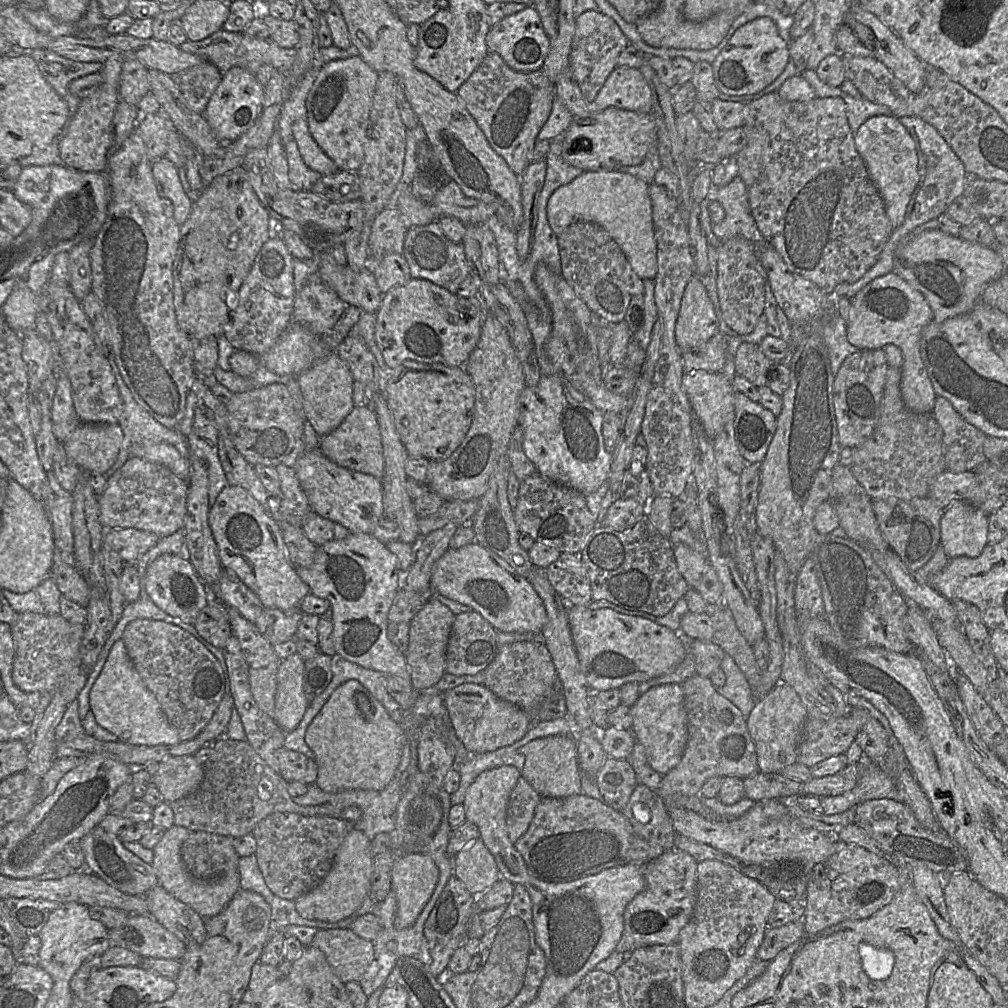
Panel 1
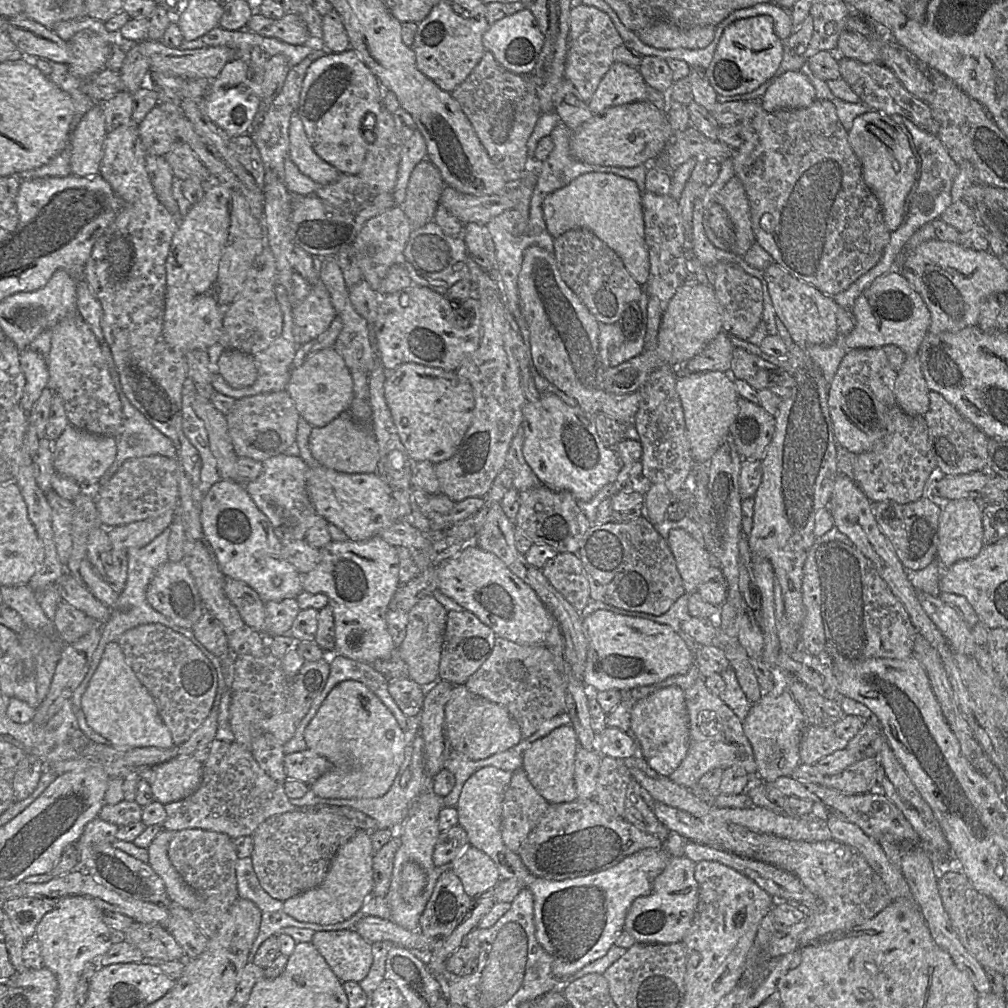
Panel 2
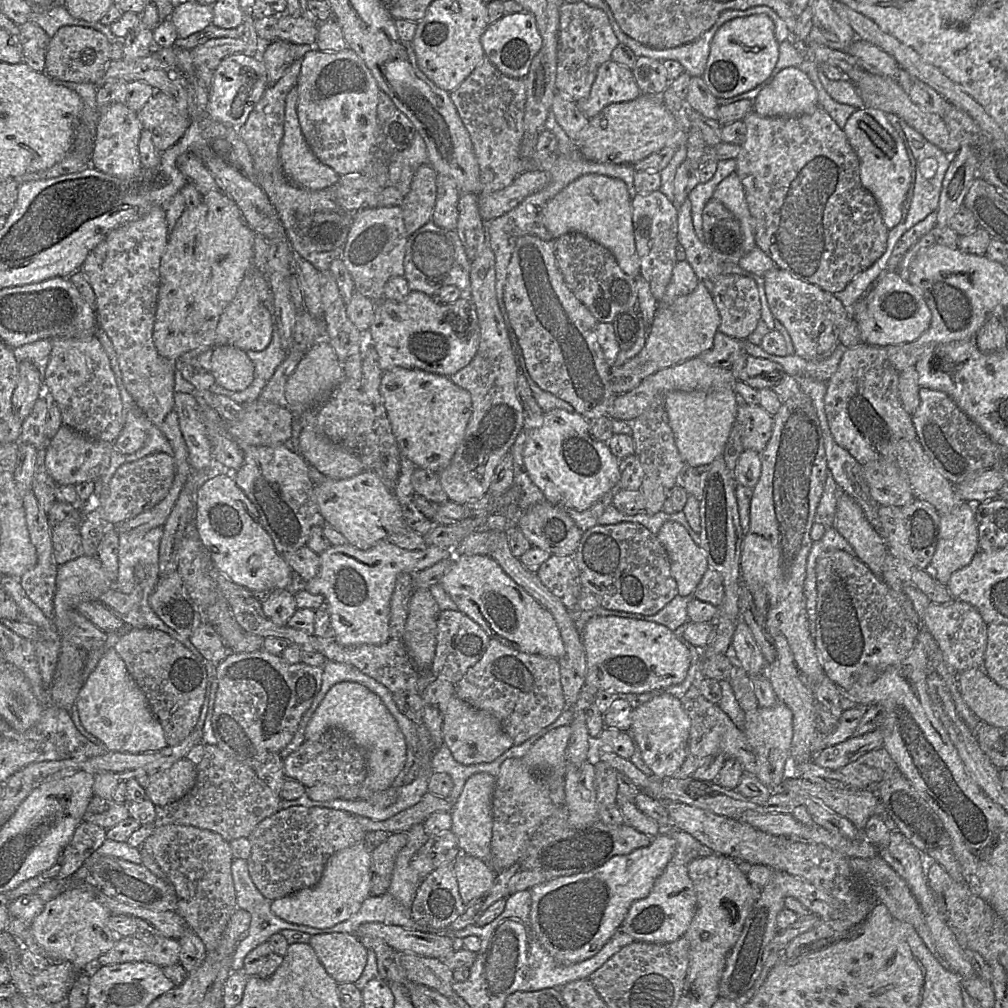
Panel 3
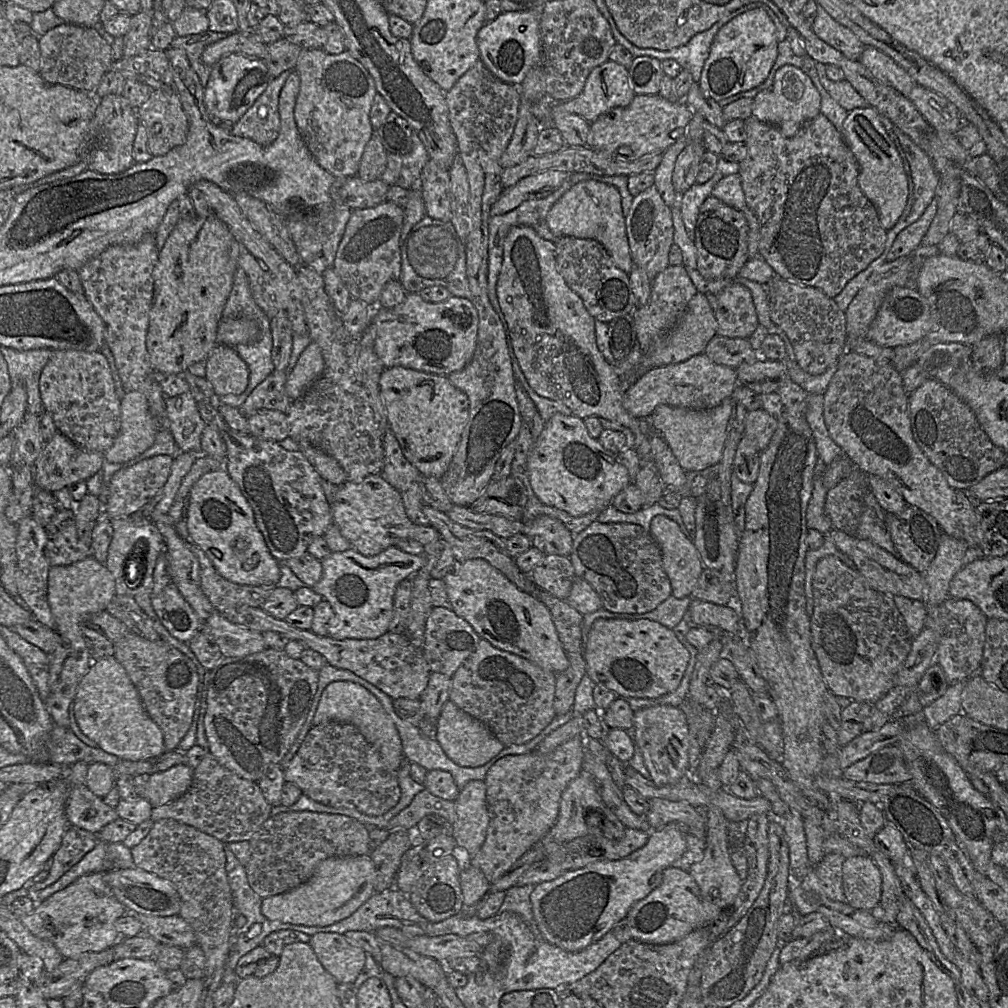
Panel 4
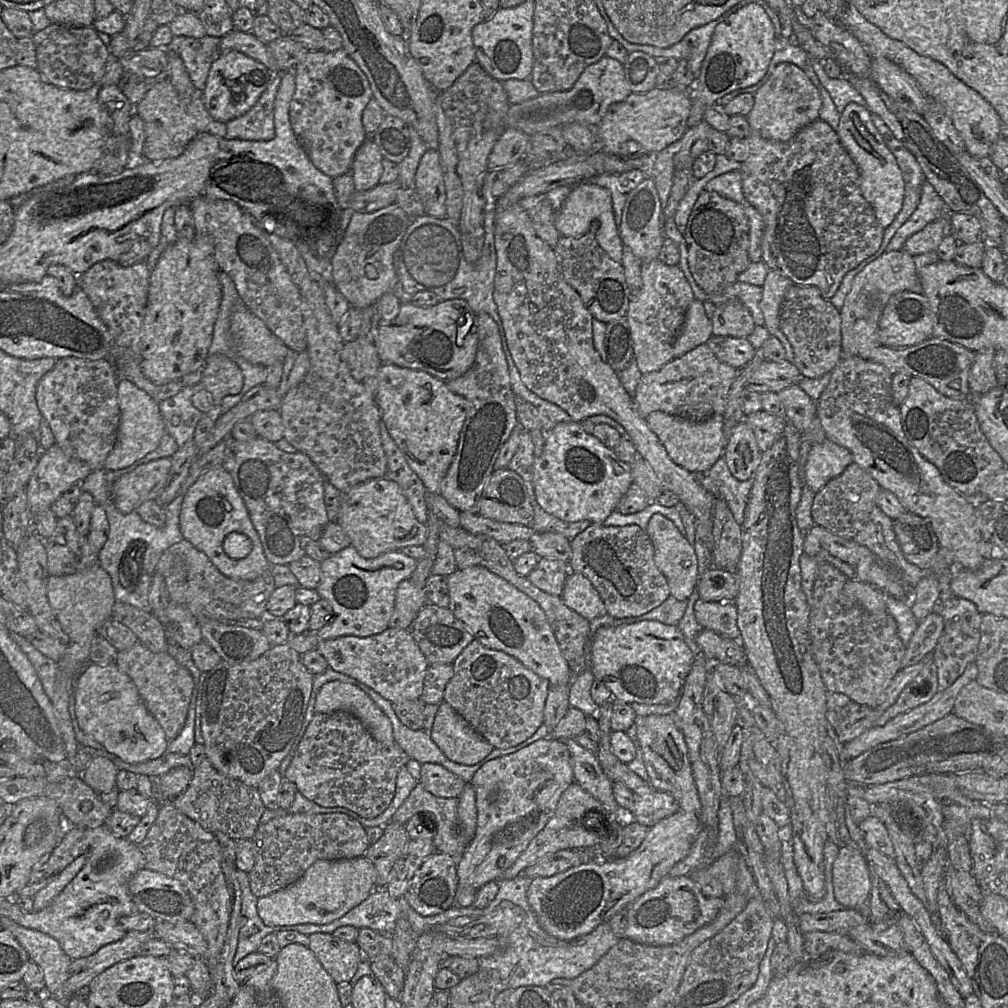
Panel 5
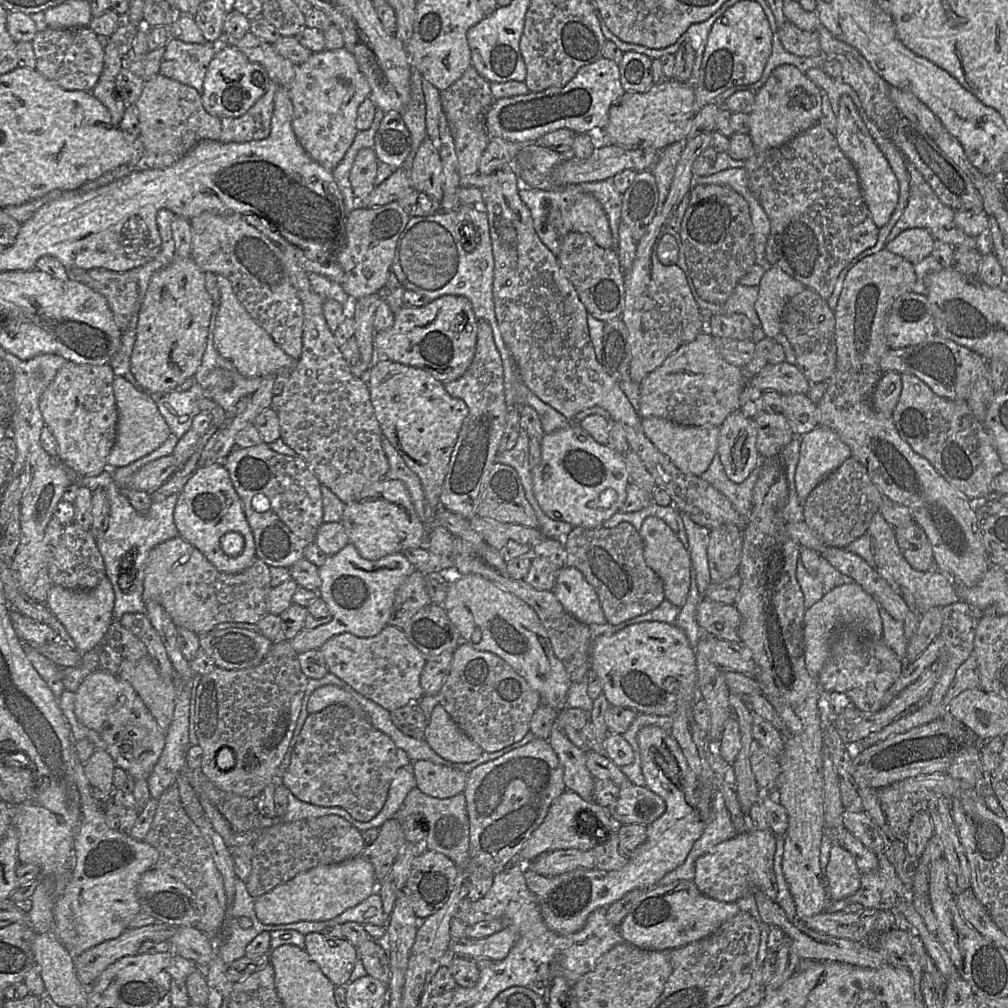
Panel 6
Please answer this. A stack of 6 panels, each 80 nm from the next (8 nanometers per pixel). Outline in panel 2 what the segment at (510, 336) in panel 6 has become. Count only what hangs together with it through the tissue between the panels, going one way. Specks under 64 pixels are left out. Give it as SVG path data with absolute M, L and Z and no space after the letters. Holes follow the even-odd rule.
M535 245L529 246L523 254L517 288L522 315L529 329L532 365L548 382L574 398L586 413L594 416L600 413L607 392L603 380L605 369L599 352L599 323L560 276L554 254Z

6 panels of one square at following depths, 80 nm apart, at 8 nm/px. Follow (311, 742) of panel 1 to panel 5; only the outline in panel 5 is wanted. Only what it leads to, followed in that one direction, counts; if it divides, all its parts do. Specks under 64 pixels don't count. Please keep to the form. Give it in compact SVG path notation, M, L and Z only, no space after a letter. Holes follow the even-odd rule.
M331 681L320 688L315 701L315 713L347 711L361 721L377 742L383 745L395 744L389 718L359 687L341 681Z

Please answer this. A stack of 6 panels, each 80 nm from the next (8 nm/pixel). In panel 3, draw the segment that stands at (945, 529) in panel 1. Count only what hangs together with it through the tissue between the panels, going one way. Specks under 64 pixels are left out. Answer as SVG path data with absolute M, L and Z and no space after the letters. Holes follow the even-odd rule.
M966 501L953 511L940 516L938 543L930 567L932 576L942 585L947 586L951 575L966 566L979 550L974 509L979 503L979 501Z

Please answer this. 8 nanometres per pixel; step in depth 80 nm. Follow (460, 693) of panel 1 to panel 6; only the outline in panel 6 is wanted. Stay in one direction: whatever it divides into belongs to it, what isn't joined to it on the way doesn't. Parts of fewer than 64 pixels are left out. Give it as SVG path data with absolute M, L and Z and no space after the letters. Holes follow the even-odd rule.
M439 704L431 713L424 740L440 757L451 763L470 763L484 752Z

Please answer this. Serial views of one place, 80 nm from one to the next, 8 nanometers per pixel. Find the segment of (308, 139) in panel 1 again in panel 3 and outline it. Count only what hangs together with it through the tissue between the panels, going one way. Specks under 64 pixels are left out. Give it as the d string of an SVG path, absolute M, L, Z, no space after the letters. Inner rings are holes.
M294 87L285 100L284 134L279 147L281 169L290 182L302 188L319 191L334 187L339 182L340 176L329 166L322 164L307 144L298 120L297 99L297 87Z

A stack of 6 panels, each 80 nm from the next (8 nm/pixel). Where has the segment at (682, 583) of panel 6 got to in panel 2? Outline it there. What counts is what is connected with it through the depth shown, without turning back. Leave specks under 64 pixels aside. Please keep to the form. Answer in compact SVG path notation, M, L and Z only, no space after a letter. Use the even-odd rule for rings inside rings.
M671 529L666 541L682 578L685 594L697 591L713 565L710 553L683 529Z

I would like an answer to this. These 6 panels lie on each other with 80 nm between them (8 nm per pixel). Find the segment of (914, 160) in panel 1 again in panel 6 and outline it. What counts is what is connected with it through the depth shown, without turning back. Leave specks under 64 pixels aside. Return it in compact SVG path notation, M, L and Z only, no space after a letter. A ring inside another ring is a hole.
M842 95L837 114L836 140L847 158L854 165L864 202L866 203L874 223L883 227L890 219L899 198L899 182L885 155L872 138L859 110L848 95Z

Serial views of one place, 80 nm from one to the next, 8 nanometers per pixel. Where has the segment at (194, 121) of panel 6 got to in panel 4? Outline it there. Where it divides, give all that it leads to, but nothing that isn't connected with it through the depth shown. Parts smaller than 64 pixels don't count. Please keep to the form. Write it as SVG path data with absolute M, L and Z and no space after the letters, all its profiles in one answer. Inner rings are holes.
M151 91L149 98L136 110L136 115L147 133L147 148L152 156L162 156L182 145L188 134L188 119L175 92Z

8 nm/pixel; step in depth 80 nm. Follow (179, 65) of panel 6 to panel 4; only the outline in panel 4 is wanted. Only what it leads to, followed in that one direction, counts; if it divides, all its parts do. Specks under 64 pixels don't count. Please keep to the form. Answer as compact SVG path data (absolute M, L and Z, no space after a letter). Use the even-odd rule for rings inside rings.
M208 29L199 34L176 36L169 48L181 49L185 52L191 68L199 77L202 86L205 87L209 80L211 66L203 62L202 53L206 46L225 38L228 34L230 33L214 32Z

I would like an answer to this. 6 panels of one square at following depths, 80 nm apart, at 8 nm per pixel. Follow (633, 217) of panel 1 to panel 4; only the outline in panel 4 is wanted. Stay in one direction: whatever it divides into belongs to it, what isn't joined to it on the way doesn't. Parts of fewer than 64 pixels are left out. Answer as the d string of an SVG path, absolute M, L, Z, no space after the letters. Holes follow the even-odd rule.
M595 180L581 181L554 203L546 220L549 229L557 238L569 236L596 240L625 273L629 274L634 268L626 234L625 215L621 206L621 195L616 187Z

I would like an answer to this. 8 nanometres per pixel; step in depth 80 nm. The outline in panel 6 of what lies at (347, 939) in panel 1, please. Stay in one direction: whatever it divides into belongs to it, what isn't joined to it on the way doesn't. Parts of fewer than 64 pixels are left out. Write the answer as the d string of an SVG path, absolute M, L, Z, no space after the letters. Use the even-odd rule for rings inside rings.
M321 932L308 933L305 935L305 951L336 987L349 983L358 951L347 939Z

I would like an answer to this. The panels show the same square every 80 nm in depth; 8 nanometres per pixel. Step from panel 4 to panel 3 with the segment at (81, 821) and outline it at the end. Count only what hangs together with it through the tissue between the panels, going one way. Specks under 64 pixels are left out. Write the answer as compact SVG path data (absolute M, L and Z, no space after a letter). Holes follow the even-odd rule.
M94 795L84 813L83 822L96 824L107 830L127 818L129 812L126 802L117 803Z

